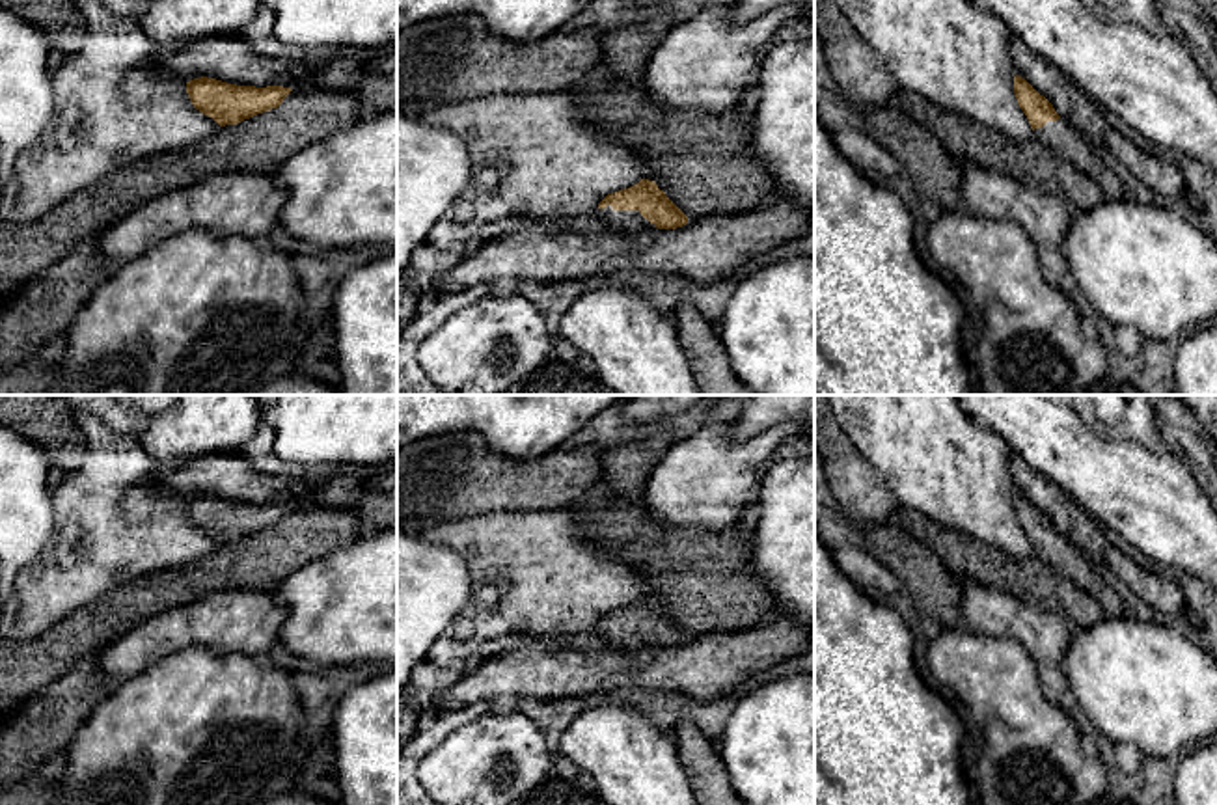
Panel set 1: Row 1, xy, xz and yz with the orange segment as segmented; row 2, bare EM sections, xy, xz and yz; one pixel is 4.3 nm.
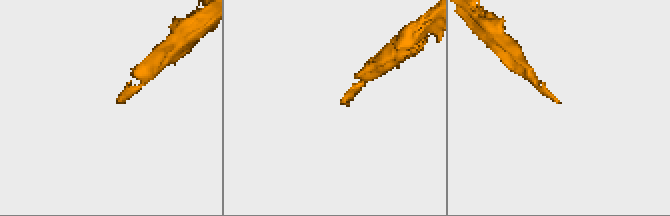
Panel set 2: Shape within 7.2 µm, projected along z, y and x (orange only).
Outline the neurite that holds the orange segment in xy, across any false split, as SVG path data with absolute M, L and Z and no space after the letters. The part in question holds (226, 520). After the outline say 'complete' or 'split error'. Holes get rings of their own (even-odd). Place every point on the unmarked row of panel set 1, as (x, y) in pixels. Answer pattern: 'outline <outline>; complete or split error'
outline M207 494L186 499L194 525L212 535L220 544L237 542L278 525L291 509L283 503L237 503Z; complete

